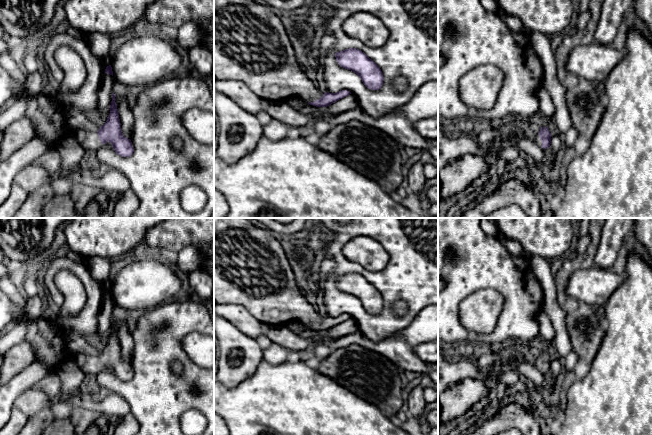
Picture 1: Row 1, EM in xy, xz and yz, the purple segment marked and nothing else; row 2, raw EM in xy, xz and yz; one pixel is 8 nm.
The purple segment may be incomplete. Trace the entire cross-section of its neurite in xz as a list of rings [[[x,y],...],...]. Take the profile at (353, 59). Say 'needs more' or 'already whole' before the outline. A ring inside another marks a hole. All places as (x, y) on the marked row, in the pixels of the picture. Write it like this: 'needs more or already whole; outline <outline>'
already whole; outline [[[356,48],[345,49],[335,53],[338,64],[356,73],[363,84],[371,90],[379,90],[384,81],[380,67],[364,52]]]

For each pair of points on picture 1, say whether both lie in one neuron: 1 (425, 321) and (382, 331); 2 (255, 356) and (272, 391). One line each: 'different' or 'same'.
1: different
2: different

